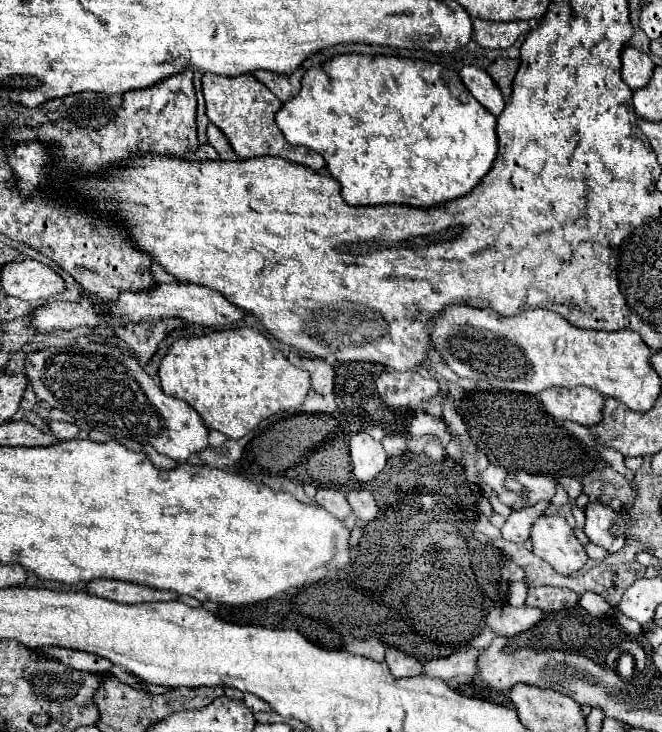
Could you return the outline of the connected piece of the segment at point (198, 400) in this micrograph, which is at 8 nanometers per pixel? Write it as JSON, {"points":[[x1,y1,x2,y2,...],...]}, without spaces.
{"points":[[248,326,216,330,202,336,178,338,164,356,158,376,162,390,168,396,188,402,194,410,198,410,206,428,218,430,234,440,246,436,268,416,302,406,310,390,310,374,290,364,288,358,278,348,274,348,274,344,262,332]]}

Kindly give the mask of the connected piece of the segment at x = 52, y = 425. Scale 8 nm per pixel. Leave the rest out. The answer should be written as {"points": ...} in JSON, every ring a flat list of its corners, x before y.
{"points":[[48,420,48,432,54,434,58,440,72,440,78,434,78,426,70,422,58,422,58,420]]}

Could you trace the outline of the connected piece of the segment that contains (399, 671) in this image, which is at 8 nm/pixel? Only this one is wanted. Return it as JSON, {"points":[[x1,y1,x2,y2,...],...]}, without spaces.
{"points":[[388,648,386,652,386,664,390,668,390,672,396,678,406,678,406,676,418,676,422,674,422,662,414,656,408,656,406,652,398,650,398,648]]}

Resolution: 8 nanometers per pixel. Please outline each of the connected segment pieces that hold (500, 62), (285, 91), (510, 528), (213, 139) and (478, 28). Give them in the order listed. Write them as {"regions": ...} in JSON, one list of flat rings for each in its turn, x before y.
{"regions":[[[496,58,488,66,488,74,494,78,494,82,500,88,500,92,504,94,504,98,508,98,512,92,512,80,516,76,518,66,520,66,520,60,510,60,510,58]],[[298,68,298,72,292,72,290,76,278,76,276,72,252,72,254,78,258,78,274,96,278,96,282,102,290,100,300,90,300,80,304,76,304,68]],[[532,504,530,508,520,508,516,512,512,512,506,518,506,524,502,528,502,538,508,542,526,542,530,538,530,524,534,524,534,520,540,516,540,508,536,508,536,504]],[[208,124,208,128,206,128,206,140,208,140,208,144,212,144,216,148,216,152,220,154,220,160,234,160,234,158,238,158,234,154,234,150,230,148,230,144,228,144,226,136,222,134,222,130,216,128,214,124]],[[474,18,474,40,482,48,510,48,516,38,526,32,530,26,528,22,490,22,490,20,480,20]]]}

